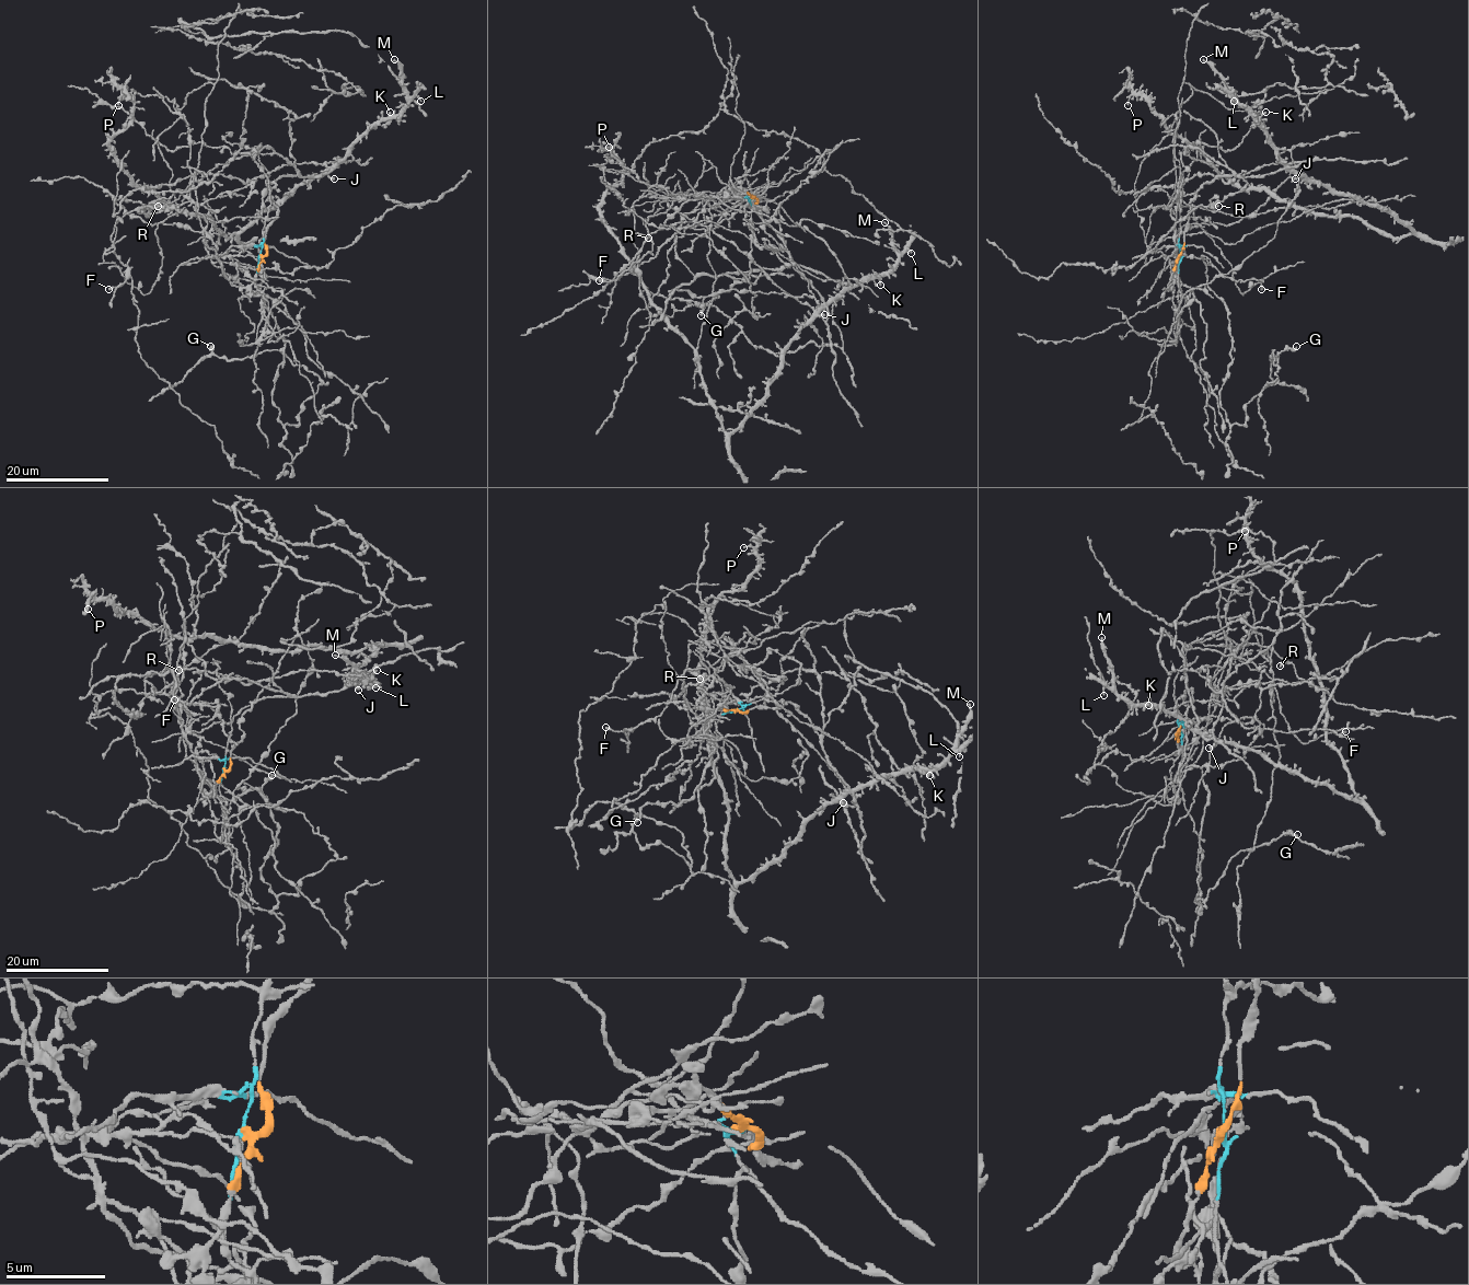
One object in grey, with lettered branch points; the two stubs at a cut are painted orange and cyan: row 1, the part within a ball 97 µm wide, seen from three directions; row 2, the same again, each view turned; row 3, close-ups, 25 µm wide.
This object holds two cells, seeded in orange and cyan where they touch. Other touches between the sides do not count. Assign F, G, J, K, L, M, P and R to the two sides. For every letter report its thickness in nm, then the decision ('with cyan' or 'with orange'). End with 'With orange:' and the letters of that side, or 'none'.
F: 300 nm | with cyan
G: 340 nm | with cyan
J: 320 nm | with orange
K: 260 nm | with orange
L: 160 nm | with orange
M: 220 nm | with orange
P: 160 nm | with orange
R: 320 nm | with cyan
With orange: J, K, L, M, P

